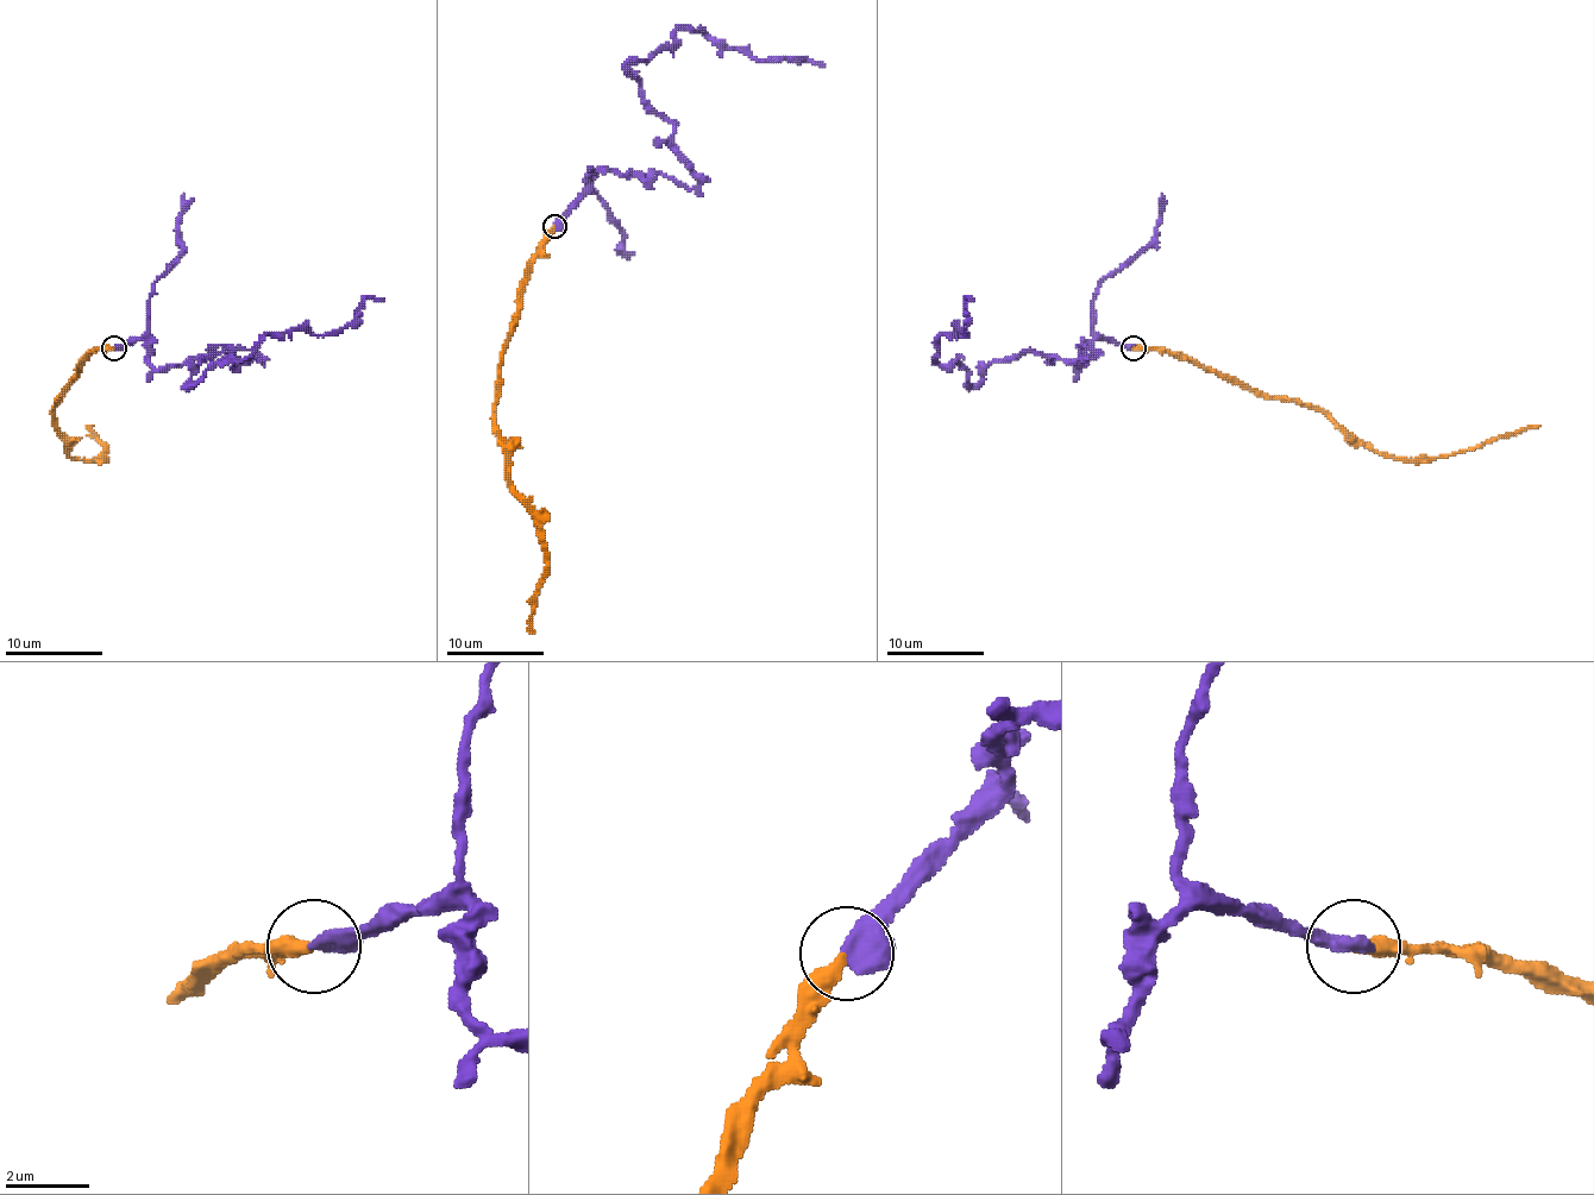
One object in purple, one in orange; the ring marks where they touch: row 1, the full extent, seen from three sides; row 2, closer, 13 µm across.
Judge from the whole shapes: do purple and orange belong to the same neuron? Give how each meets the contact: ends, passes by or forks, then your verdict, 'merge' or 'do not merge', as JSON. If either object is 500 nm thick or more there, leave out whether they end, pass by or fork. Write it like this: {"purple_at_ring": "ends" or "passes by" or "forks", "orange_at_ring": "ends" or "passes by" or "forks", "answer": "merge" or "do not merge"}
{"answer": "merge"}

